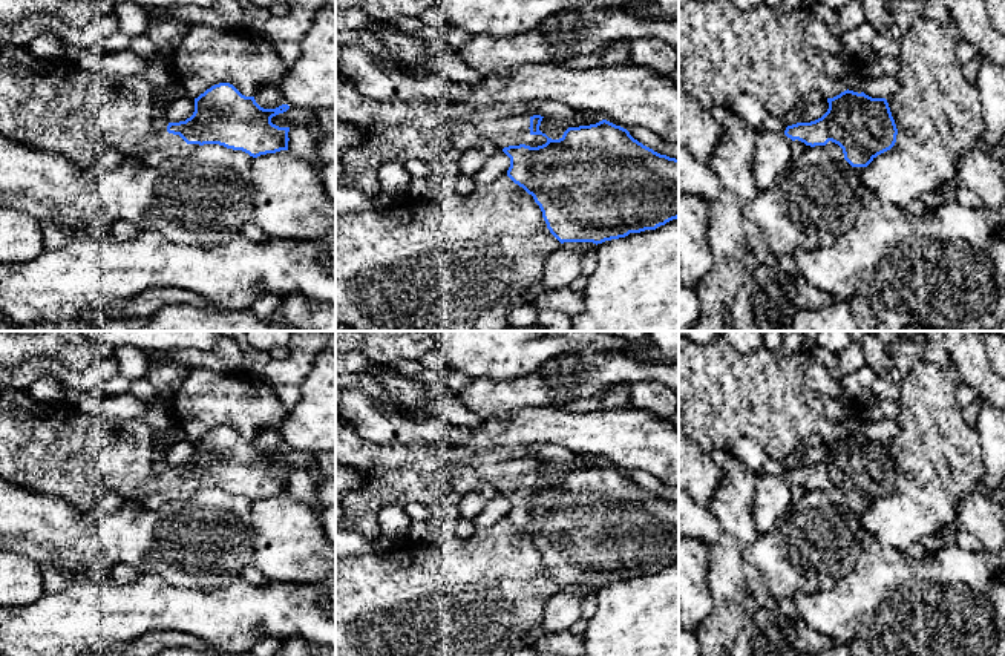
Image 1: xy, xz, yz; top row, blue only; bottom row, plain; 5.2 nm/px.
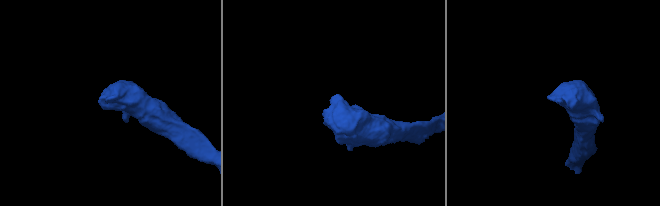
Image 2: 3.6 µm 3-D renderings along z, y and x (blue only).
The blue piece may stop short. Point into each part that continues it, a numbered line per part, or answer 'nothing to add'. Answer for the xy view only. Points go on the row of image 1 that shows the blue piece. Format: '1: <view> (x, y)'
1: xy (55, 104)

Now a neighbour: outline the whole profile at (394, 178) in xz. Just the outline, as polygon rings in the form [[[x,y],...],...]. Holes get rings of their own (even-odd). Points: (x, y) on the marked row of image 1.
[[[388,161],[378,169],[381,192],[392,195],[408,195],[412,176],[403,162]]]

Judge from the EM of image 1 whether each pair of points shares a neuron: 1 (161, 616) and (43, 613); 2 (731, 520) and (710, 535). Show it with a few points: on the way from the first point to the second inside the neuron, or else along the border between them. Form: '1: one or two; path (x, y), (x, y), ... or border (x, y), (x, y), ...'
1: one; path (132, 613), (72, 613)
2: two; border (707, 506), (722, 529), (722, 537), (708, 547)

